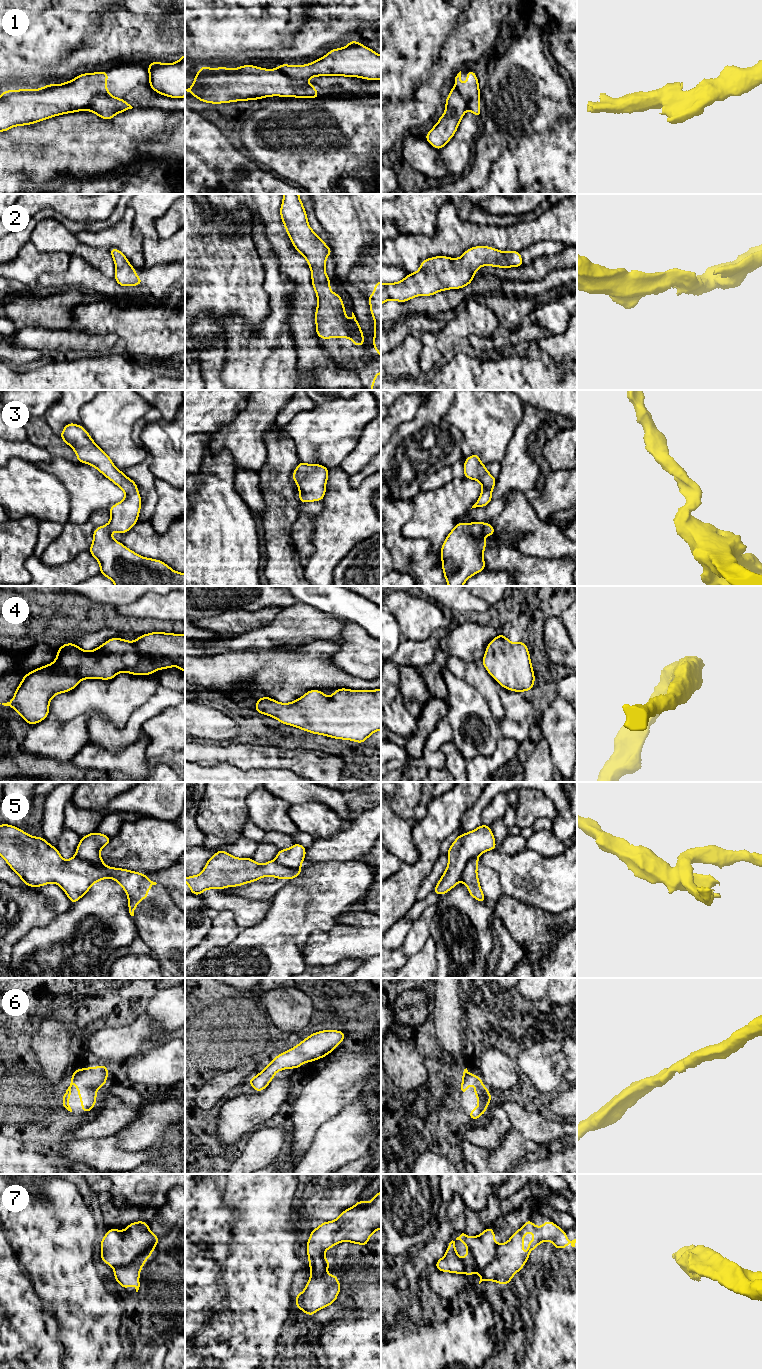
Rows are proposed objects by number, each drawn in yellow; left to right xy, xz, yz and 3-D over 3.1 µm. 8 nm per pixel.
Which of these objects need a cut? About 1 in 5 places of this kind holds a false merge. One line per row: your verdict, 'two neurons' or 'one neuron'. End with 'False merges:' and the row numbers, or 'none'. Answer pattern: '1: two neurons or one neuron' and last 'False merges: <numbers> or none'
1: two neurons
2: one neuron
3: one neuron
4: one neuron
5: two neurons
6: one neuron
7: two neurons
False merges: 1, 5, 7

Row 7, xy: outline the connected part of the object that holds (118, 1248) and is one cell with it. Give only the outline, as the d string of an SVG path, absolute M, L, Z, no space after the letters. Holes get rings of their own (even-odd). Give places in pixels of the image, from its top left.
M144 1221L130 1223L123 1231L110 1228L101 1239L100 1256L113 1268L125 1267L138 1259L147 1260L159 1240Z

